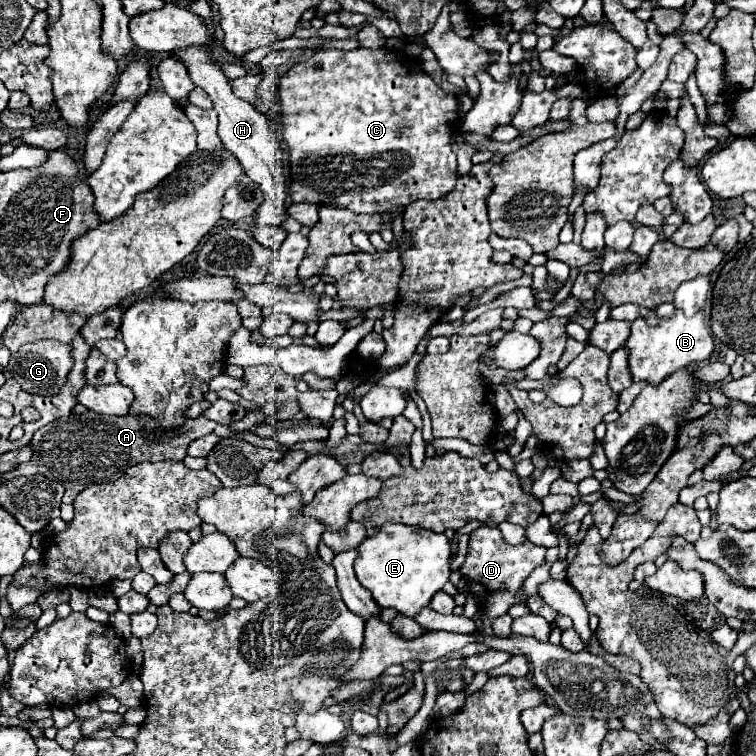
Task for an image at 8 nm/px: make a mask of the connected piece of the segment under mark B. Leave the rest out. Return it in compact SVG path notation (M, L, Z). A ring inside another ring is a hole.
M676 309L674 317L658 319L656 327L650 327L646 323L646 319L640 317L632 323L632 333L630 333L626 345L630 349L630 369L632 369L634 381L644 379L654 385L658 385L664 377L668 377L670 373L682 369L690 363L702 363L702 361L710 359L710 355L714 353L714 337L710 333L710 327L706 323L702 309L696 315L692 315L690 319L684 317L684 313L680 309Z

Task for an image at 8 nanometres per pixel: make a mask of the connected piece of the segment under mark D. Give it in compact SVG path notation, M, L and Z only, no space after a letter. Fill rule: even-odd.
M484 525L470 533L468 555L460 567L460 573L466 579L466 591L478 597L480 611L490 621L494 621L498 615L504 615L512 605L526 603L528 595L524 593L522 585L538 565L546 563L544 555L546 555L546 547L538 547L530 541L524 541L520 545L510 545L504 541L498 527Z

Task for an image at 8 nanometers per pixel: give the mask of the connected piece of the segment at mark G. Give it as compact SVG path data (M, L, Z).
M34 341L34 343L22 345L20 351L10 357L8 371L20 383L20 387L24 391L50 397L50 395L56 395L60 391L60 387L66 383L66 377L68 377L72 365L74 365L72 345L64 345L58 341Z

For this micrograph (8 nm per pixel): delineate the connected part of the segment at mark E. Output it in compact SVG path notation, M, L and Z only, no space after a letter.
M384 523L380 533L366 537L360 543L360 557L354 561L354 571L362 587L366 587L380 607L392 607L406 617L414 617L426 607L436 591L450 577L452 545L444 533L424 529L408 529L400 523Z

